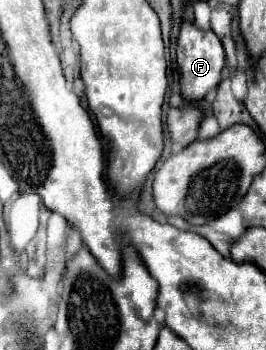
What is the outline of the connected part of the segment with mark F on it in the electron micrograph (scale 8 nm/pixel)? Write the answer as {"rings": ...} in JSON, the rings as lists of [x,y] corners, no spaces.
{"rings":[[[184,22],[178,36],[176,62],[180,68],[180,92],[186,102],[200,102],[204,96],[214,90],[222,80],[222,68],[226,64],[226,54],[220,38],[214,32],[204,32],[190,22]]]}

